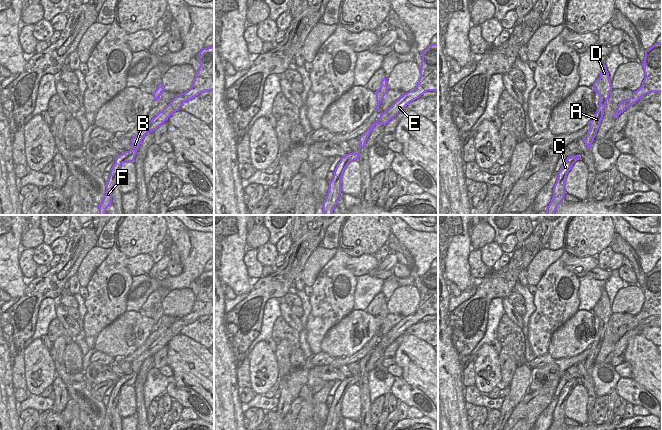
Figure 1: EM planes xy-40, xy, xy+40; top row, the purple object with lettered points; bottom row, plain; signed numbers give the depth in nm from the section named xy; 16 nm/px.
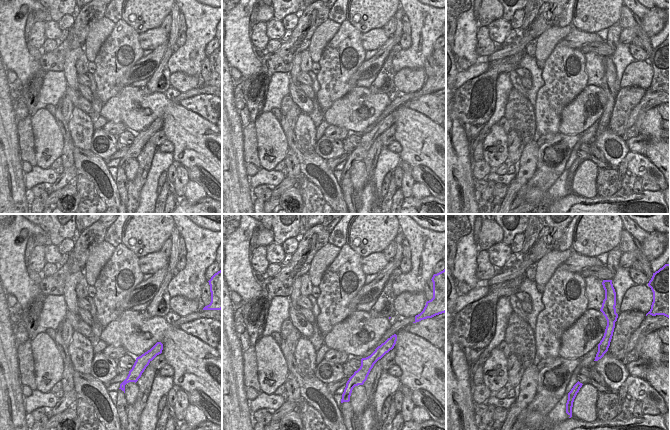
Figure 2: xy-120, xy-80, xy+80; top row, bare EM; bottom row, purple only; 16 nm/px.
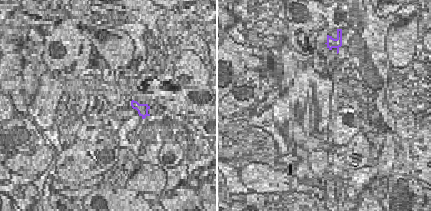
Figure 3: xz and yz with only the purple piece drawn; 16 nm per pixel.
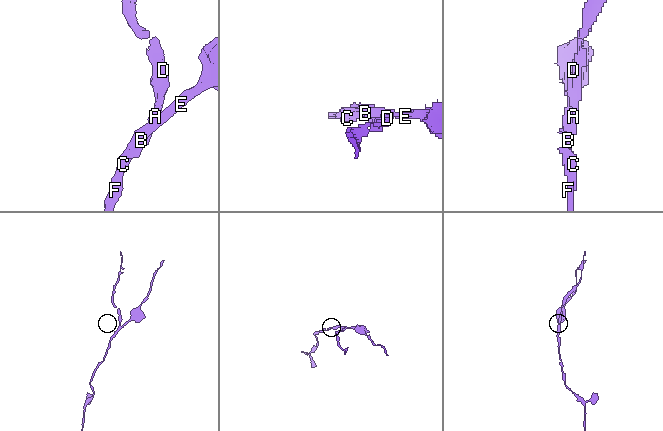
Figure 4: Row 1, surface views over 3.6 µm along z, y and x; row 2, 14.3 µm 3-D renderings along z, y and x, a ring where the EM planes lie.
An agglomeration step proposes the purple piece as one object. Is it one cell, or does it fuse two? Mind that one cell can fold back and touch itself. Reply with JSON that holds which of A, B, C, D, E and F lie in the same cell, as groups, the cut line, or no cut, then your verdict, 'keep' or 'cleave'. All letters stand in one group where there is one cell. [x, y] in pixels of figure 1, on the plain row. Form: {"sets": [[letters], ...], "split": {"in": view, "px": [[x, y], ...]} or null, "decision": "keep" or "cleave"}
{"sets": [["A", "D"], ["B", "C", "E", "F"]], "split": {"in": "xy+40", "px": [[586, 358], [594, 361]]}, "decision": "cleave"}

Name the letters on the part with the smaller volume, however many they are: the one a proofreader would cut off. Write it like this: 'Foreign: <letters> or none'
Foreign: A, D

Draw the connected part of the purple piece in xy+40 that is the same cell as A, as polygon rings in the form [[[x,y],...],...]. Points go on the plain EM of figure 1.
[[[605,288],[602,289],[601,297],[599,300],[600,301],[593,308],[593,313],[599,319],[599,329],[594,341],[589,346],[590,353],[587,356],[587,360],[590,361],[596,360],[596,357],[601,349],[601,344],[604,339],[604,333],[607,328],[607,323],[609,322],[609,319],[612,315],[609,297],[607,295]]]

